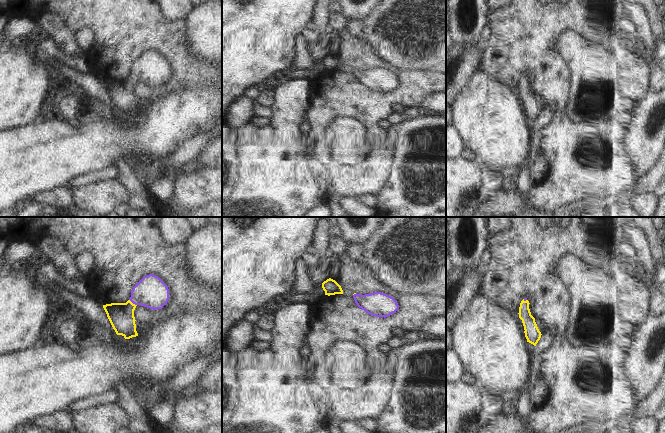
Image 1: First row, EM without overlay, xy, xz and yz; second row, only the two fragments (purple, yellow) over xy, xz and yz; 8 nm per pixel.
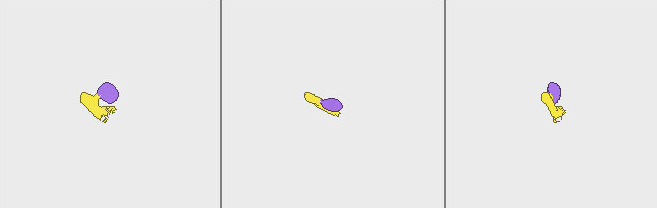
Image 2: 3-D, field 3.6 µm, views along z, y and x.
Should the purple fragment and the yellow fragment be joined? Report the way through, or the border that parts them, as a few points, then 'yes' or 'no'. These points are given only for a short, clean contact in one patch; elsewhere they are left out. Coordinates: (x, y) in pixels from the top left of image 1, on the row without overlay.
across xy (151, 68), (143, 69), (133, 79), (121, 91) | yes

